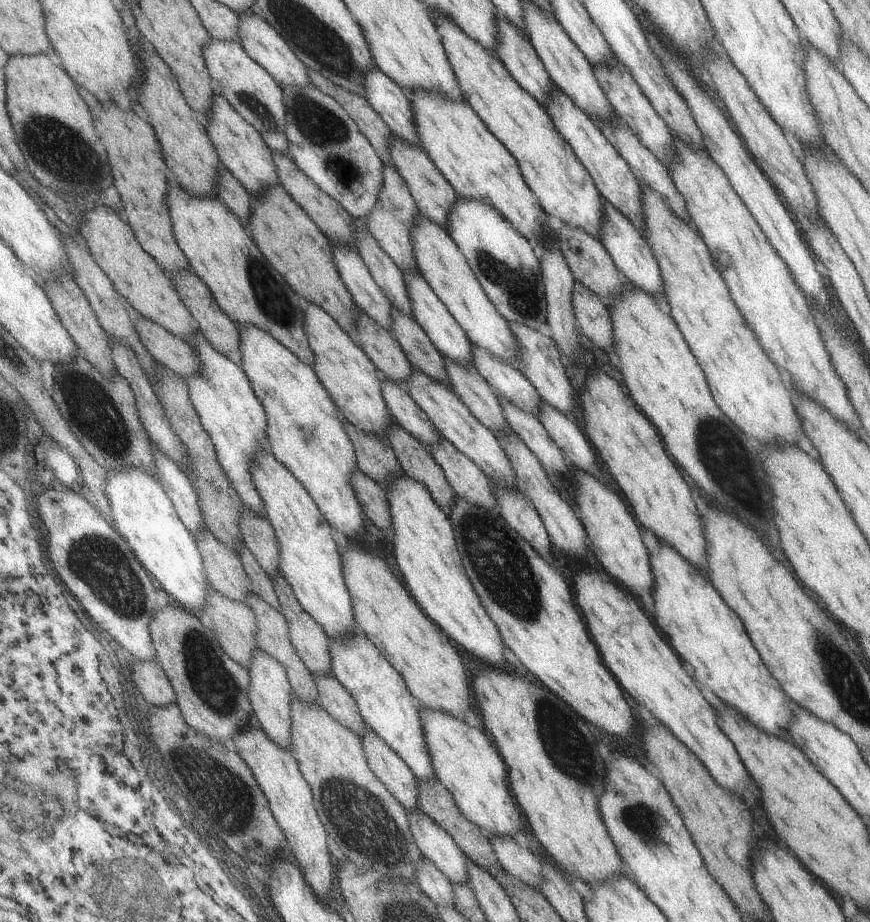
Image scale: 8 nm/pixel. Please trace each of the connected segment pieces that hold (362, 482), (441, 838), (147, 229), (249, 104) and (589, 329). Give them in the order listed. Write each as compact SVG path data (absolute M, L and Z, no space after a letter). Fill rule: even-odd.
M358 468L351 472L351 485L364 516L378 528L390 531L391 517L385 488Z
M406 811L409 827L422 856L432 861L451 883L467 884L466 856L440 825L421 811Z
M100 104L96 110L92 110L92 120L98 132L98 140L106 148L108 162L112 166L113 185L118 191L126 222L130 225L136 240L166 272L175 273L182 269L190 269L189 262L180 250L173 233L165 201L170 181L169 172L151 124L134 114L134 111L124 112L114 104Z
M210 39L203 48L204 62L209 72L212 84L215 86L217 94L222 95L232 105L234 110L244 118L246 122L252 123L252 126L259 130L259 135L264 139L264 142L269 146L269 149L274 152L279 152L285 155L291 155L287 152L288 139L286 138L285 129L285 106L283 103L282 89L271 74L264 70L255 60L252 60L245 53L242 45L237 42L222 39Z
M575 282L572 291L572 310L575 323L598 348L613 348L613 326L609 308L592 290Z

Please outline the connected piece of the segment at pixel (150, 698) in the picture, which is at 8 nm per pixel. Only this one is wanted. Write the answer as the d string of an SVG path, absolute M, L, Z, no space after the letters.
M136 661L130 665L132 680L149 706L176 703L172 685L161 666L154 661Z

